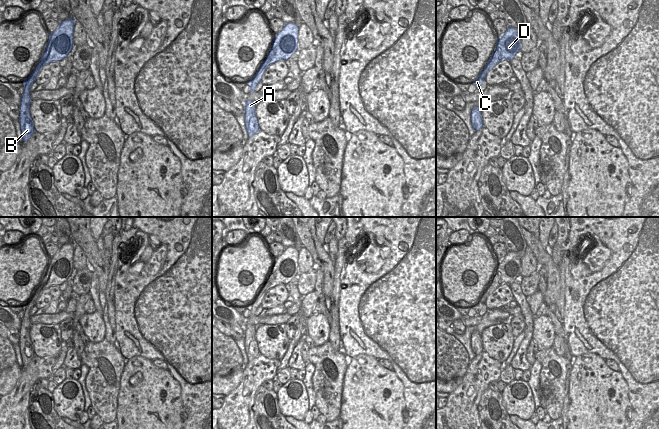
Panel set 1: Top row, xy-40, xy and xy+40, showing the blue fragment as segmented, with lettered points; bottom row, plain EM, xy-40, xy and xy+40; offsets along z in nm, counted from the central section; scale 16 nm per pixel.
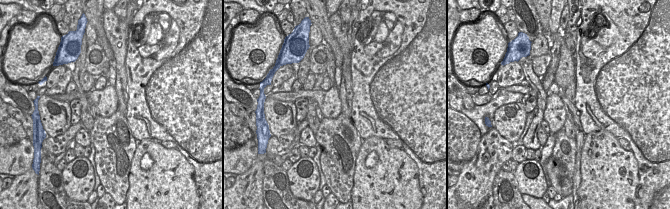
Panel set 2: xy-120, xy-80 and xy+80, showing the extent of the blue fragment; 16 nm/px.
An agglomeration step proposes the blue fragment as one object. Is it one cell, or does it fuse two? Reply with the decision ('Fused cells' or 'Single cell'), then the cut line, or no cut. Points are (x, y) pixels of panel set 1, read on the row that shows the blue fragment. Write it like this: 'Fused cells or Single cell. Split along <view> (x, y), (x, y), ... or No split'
Single cell. No split.

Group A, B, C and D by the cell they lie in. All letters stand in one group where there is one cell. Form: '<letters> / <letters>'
A B C D

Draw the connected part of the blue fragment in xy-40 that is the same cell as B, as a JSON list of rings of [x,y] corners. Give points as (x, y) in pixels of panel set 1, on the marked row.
[[[74,17],[63,20],[60,22],[58,28],[53,33],[49,34],[48,43],[40,61],[34,68],[31,75],[23,81],[24,93],[21,96],[21,104],[19,106],[19,122],[23,143],[28,141],[35,132],[34,123],[30,116],[31,85],[36,81],[37,75],[45,65],[54,61],[61,61],[62,59],[66,58],[73,49],[74,24]]]

